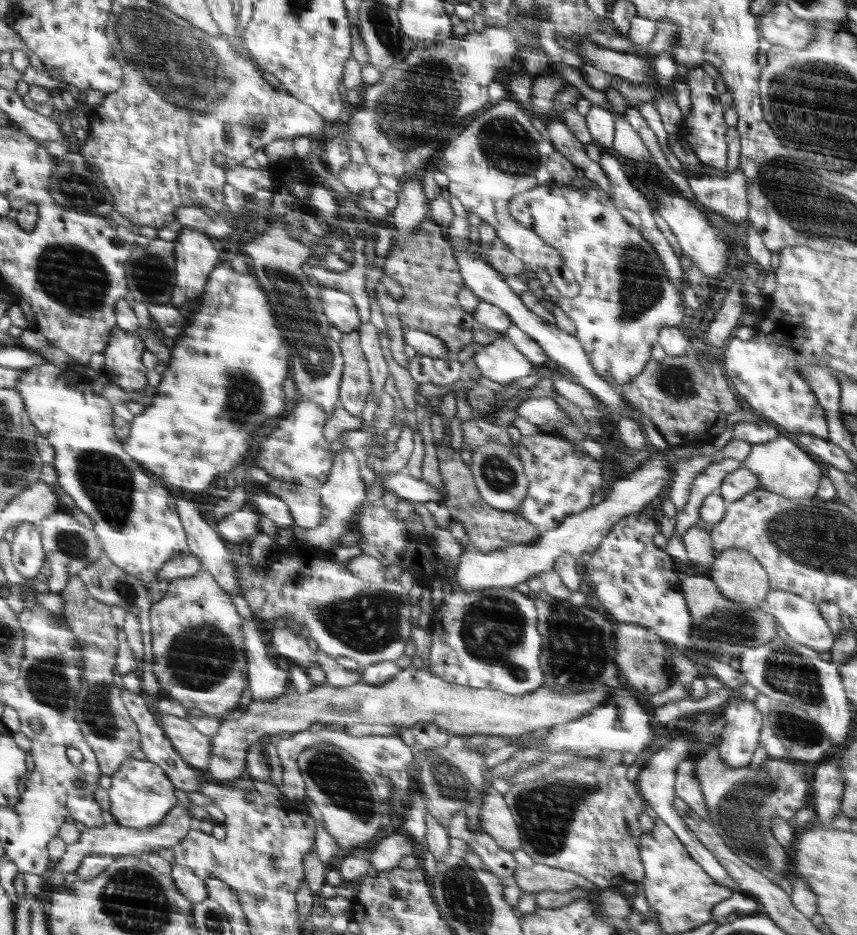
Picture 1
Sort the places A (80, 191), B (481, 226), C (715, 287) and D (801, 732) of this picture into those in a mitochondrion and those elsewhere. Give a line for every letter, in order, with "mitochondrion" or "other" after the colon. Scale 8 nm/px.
A: mitochondrion
B: other
C: other
D: mitochondrion

